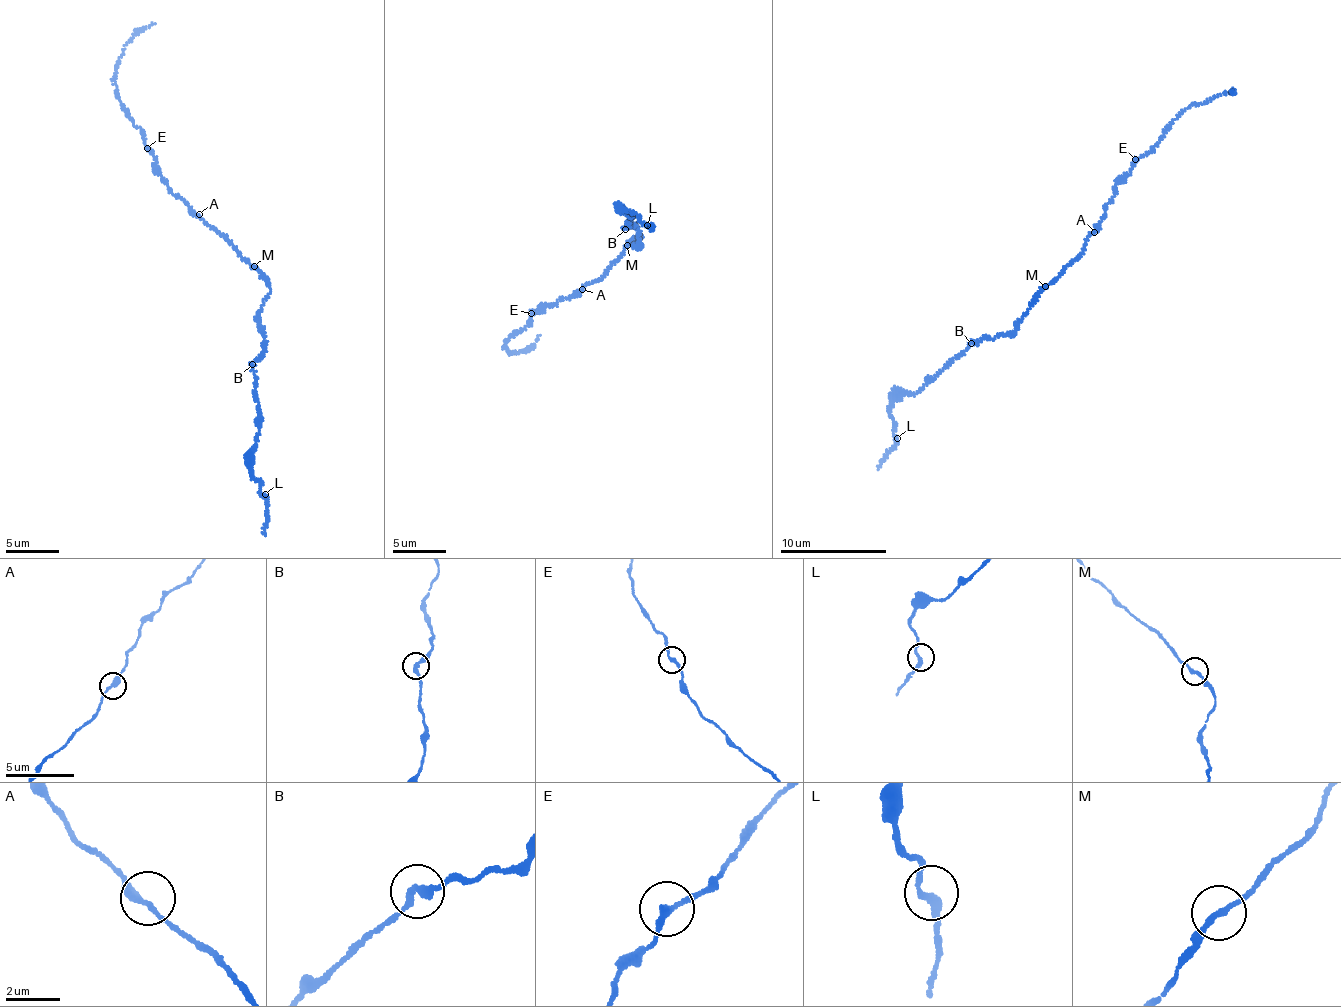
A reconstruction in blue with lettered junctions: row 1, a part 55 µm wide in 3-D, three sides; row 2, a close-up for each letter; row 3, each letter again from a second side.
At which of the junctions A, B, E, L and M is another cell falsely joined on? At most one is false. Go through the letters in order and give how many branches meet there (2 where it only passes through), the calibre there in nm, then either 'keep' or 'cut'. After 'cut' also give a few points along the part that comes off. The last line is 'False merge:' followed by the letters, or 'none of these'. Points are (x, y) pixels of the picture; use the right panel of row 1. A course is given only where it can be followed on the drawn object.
A: 2 | 240 nm | keep
B: 2 | 240 nm | keep
E: 2 | 220 nm | keep
L: 2 | 220 nm | keep
M: 2 | 200 nm | keep
False merge: none of these

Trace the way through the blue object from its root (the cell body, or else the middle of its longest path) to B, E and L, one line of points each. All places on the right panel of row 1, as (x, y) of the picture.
B: (1051, 282), (1042, 287), (1013, 332), (971, 343)
E: (1051, 282), (1056, 281), (1068, 264), (1081, 256), (1090, 236), (1098, 229), (1118, 184), (1131, 173), (1136, 158)
L: (1051, 282), (1042, 287), (1013, 332), (970, 345), (923, 389), (902, 396), (893, 402), (891, 412), (897, 438)

